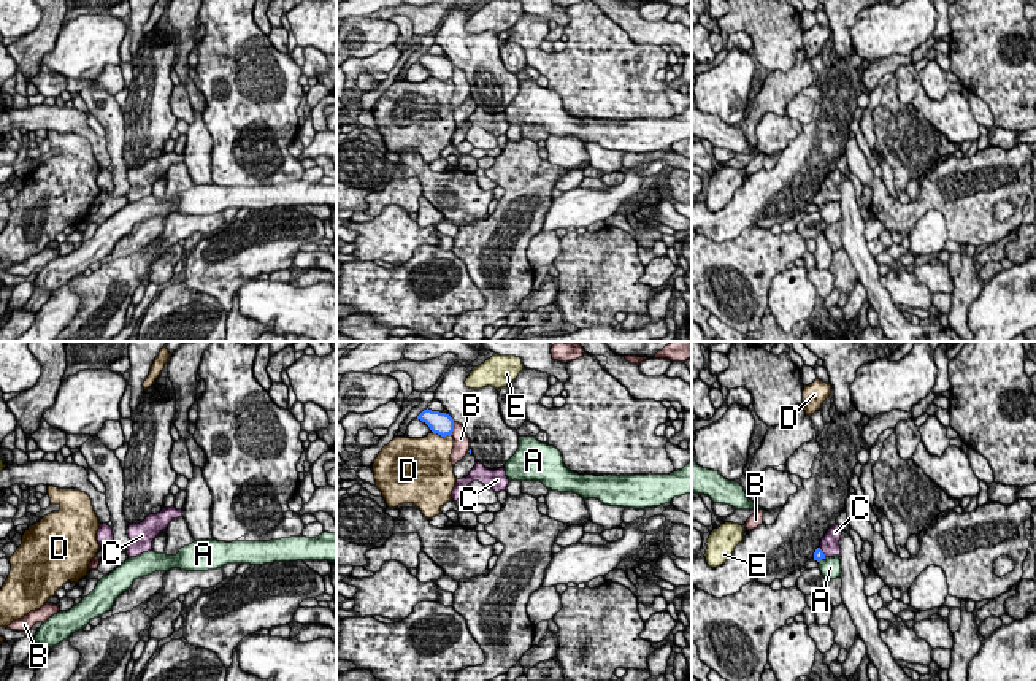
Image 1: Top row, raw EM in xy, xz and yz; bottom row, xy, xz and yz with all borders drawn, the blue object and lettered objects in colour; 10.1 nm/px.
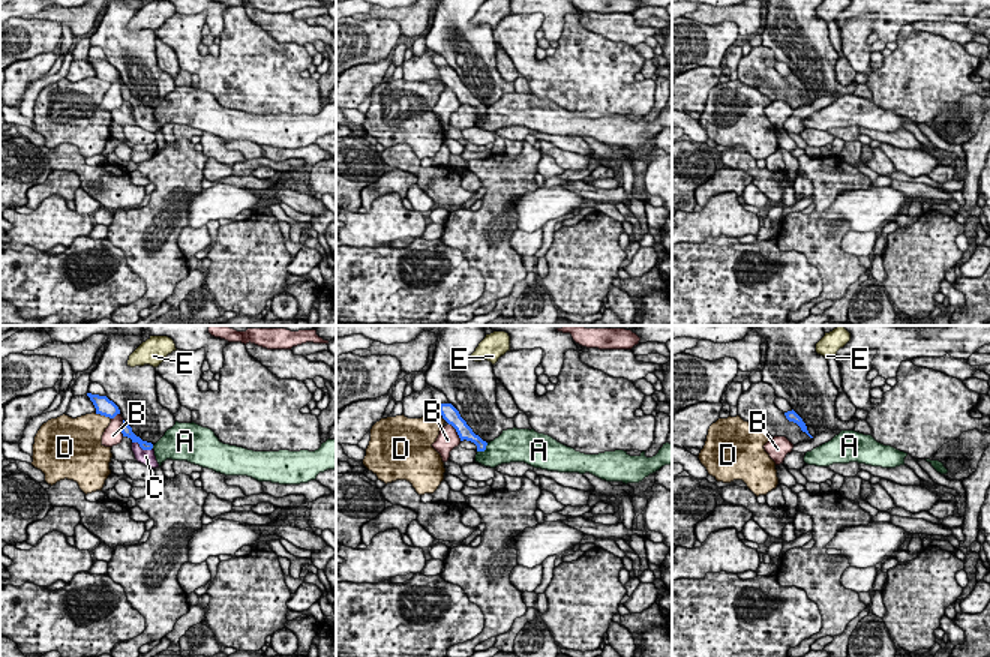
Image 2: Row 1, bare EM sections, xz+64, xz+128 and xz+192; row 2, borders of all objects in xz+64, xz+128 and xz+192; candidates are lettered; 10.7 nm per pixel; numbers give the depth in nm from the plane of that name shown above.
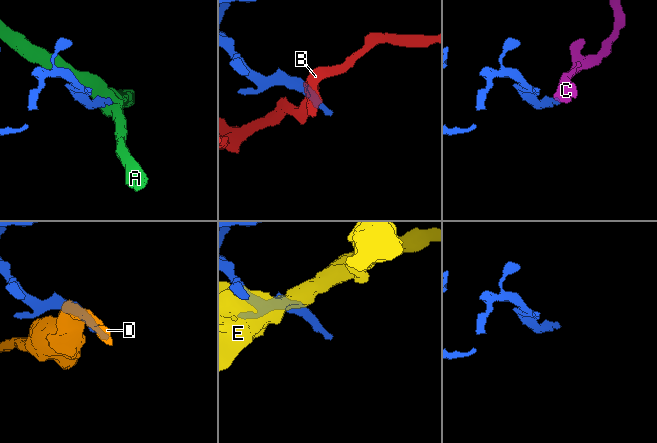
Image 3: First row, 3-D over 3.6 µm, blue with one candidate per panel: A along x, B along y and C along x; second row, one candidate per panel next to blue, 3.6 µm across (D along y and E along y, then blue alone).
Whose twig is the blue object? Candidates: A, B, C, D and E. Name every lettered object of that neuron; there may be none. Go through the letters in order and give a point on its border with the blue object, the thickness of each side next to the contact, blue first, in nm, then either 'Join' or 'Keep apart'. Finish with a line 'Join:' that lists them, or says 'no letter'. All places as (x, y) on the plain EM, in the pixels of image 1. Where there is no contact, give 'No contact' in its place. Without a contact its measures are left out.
A: Touches blue at yz (822, 202). Thickness 100 nm (blue) against 220 nm. Keep apart
B: Touches blue at xz (452, 73). Thickness 220 nm (blue) against 160 nm. Keep apart
C: Touches blue at yz (822, 197). Thickness 100 nm (blue) against 190 nm. Join
D: Touches blue at xz (441, 80). Thickness 220 nm (blue) against 420 nm. Keep apart
E: Touches blue at xz (445, 57). Thickness 220 nm (blue) against 30 nm. Keep apart
Join: C

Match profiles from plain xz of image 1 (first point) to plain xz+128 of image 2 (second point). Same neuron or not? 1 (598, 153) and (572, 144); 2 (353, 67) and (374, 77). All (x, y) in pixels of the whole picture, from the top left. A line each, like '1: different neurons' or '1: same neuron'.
1: same neuron
2: same neuron

